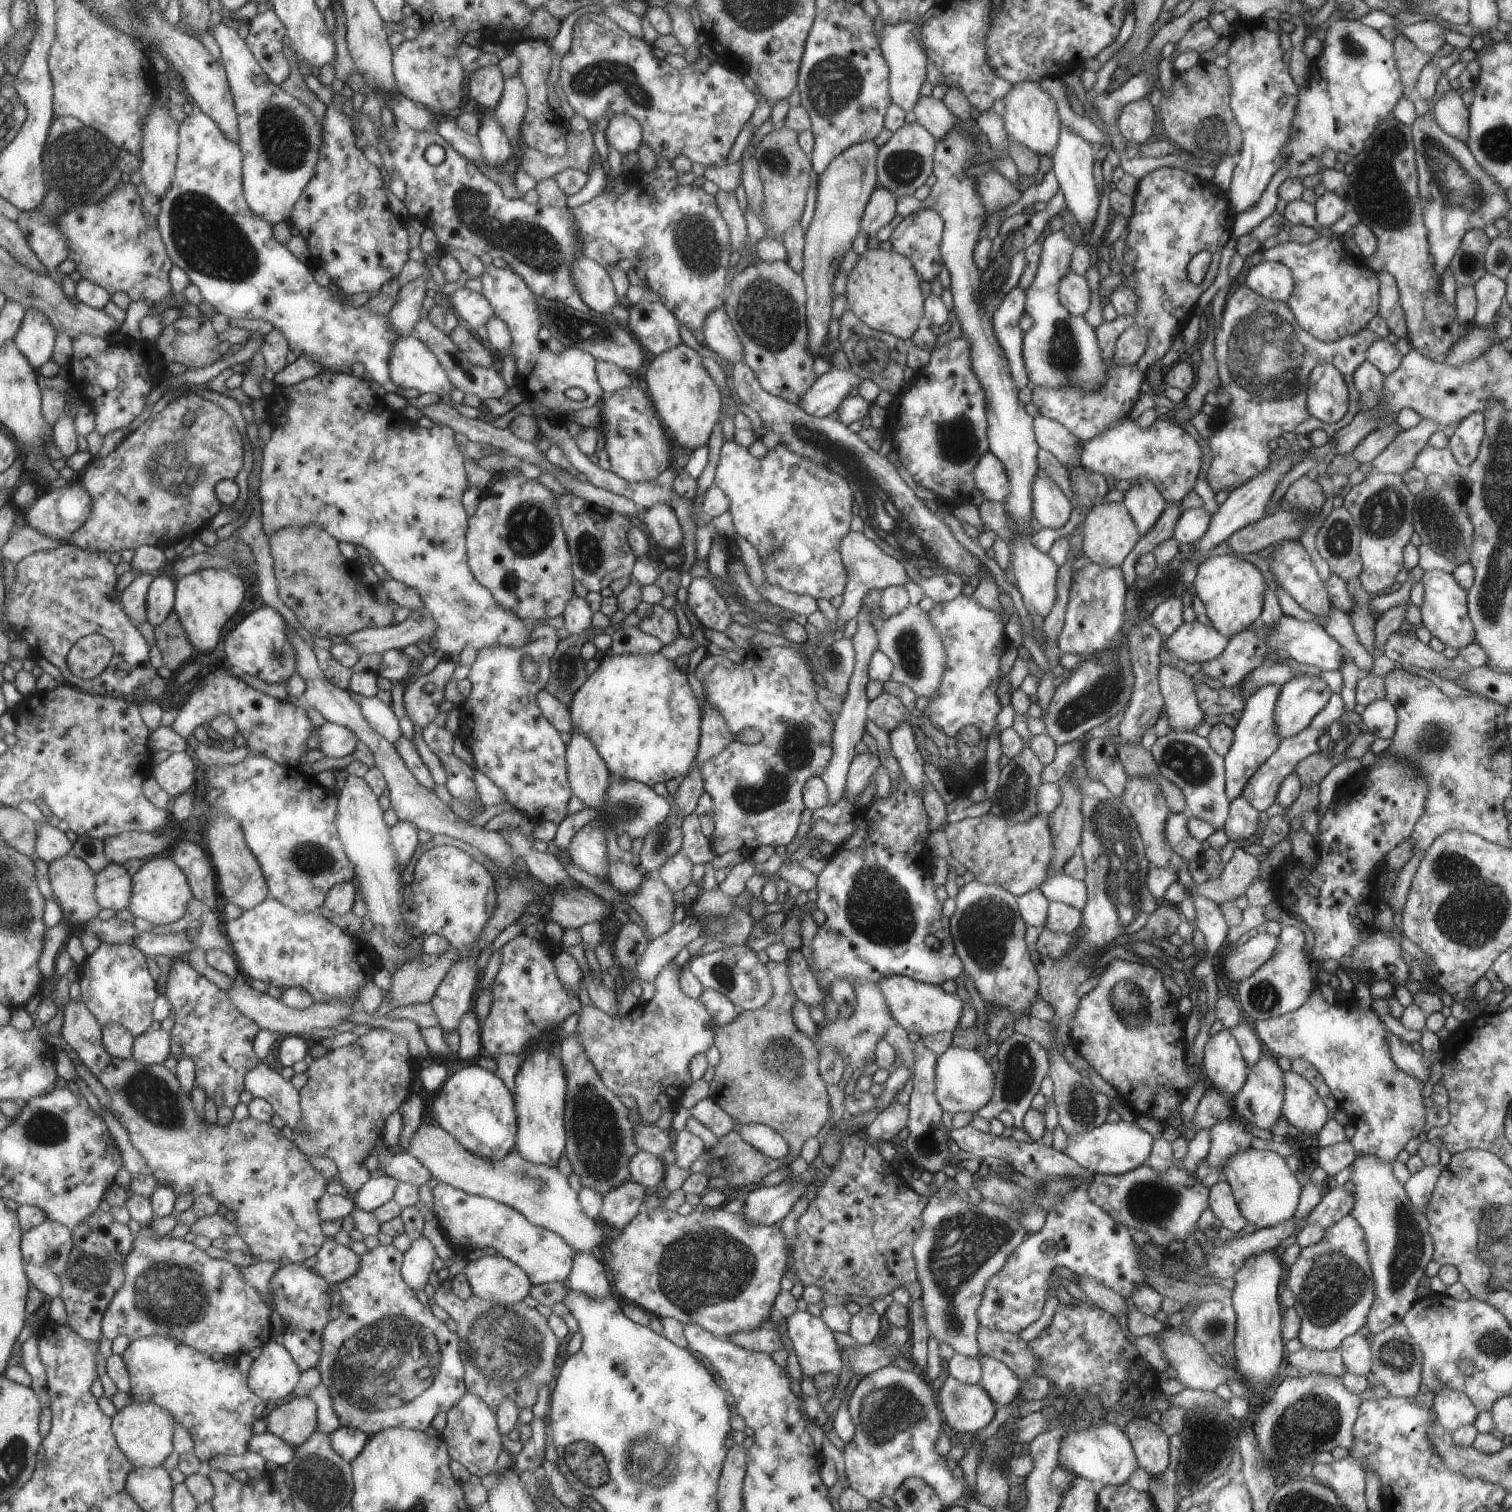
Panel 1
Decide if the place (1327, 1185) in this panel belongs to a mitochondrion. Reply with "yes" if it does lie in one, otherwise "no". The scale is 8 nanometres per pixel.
no

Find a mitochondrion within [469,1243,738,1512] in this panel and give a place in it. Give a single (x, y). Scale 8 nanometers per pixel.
(654, 1471)

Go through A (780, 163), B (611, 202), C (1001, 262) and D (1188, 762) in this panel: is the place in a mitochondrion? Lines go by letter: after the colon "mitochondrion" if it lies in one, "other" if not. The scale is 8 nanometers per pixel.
A: mitochondrion
B: other
C: mitochondrion
D: mitochondrion

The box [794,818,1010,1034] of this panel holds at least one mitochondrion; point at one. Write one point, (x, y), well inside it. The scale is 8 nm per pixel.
(878, 908)

